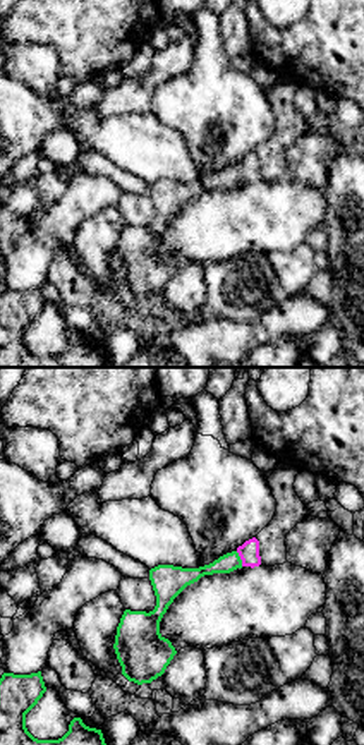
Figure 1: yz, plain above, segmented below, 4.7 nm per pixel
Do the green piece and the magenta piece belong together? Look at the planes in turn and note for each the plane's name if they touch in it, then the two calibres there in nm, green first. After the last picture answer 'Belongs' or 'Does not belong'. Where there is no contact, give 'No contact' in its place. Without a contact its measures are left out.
Touches green in yz. Thickness 90 nm (green) against 100 nm

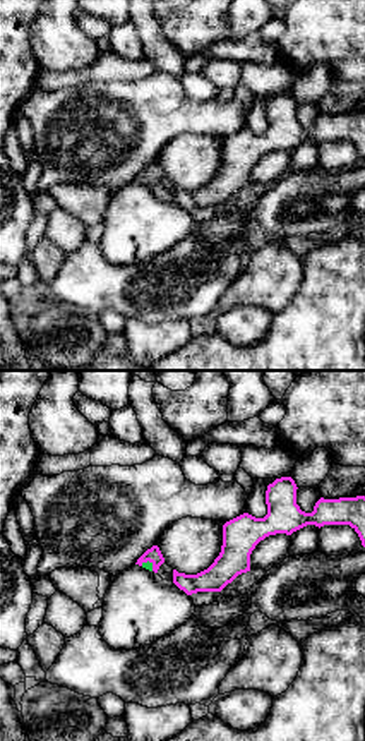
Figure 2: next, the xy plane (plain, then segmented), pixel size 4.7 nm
Touches green in xy. Thickness 40 nm (green) against 70 nm

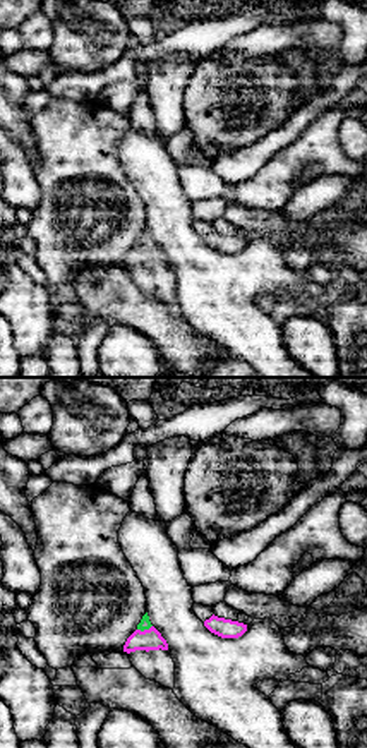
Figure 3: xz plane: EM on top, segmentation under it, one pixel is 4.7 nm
Touches green in xz. Thickness 50 nm (green) against 100 nm

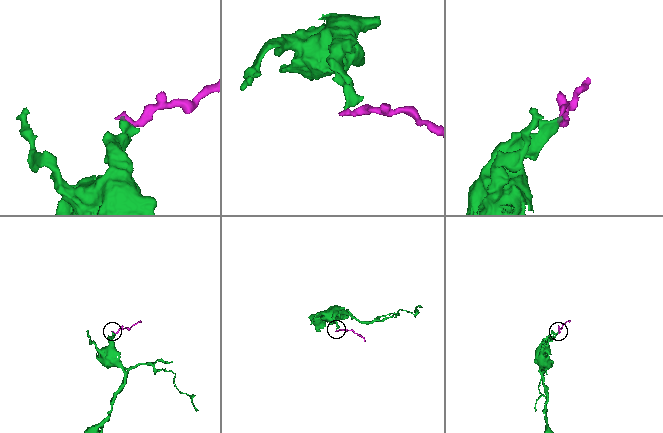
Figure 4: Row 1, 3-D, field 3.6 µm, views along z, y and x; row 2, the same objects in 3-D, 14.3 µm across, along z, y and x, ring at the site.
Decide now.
Belongs

